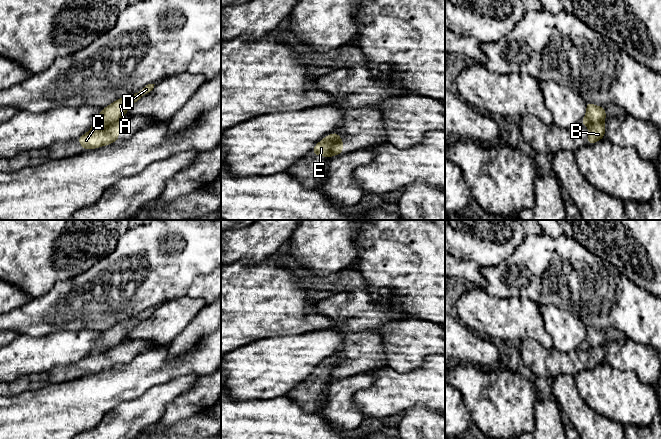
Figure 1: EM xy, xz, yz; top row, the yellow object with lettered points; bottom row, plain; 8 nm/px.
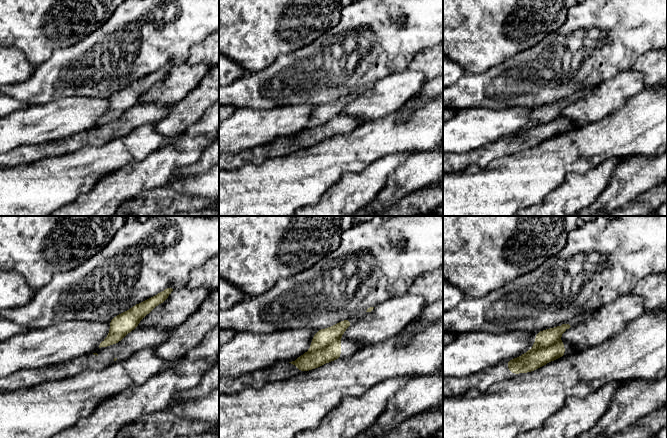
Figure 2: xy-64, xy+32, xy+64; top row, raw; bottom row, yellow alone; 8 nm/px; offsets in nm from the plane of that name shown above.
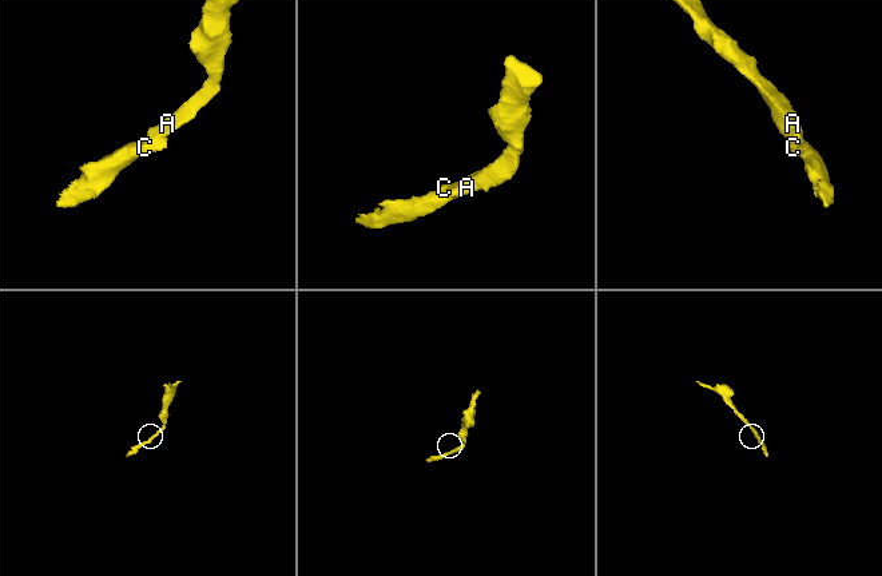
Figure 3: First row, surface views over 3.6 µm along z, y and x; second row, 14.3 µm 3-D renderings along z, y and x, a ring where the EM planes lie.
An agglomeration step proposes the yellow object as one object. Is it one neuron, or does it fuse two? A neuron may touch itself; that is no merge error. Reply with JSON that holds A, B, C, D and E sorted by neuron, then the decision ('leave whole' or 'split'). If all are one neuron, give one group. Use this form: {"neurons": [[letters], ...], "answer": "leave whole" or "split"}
{"neurons": [["A", "D", "E"], ["B", "C"]], "answer": "split"}

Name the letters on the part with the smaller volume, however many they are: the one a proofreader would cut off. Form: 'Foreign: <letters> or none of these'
Foreign: B, C

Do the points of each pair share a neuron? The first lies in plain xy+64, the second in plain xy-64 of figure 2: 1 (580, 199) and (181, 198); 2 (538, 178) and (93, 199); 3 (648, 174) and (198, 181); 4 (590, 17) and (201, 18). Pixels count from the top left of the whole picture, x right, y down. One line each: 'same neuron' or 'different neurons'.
1: different neurons
2: different neurons
3: different neurons
4: same neuron

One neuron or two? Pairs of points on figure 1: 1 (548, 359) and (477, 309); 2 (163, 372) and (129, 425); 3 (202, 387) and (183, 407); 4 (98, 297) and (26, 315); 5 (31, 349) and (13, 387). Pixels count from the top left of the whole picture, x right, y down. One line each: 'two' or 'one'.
1: two
2: two
3: one
4: one
5: two

